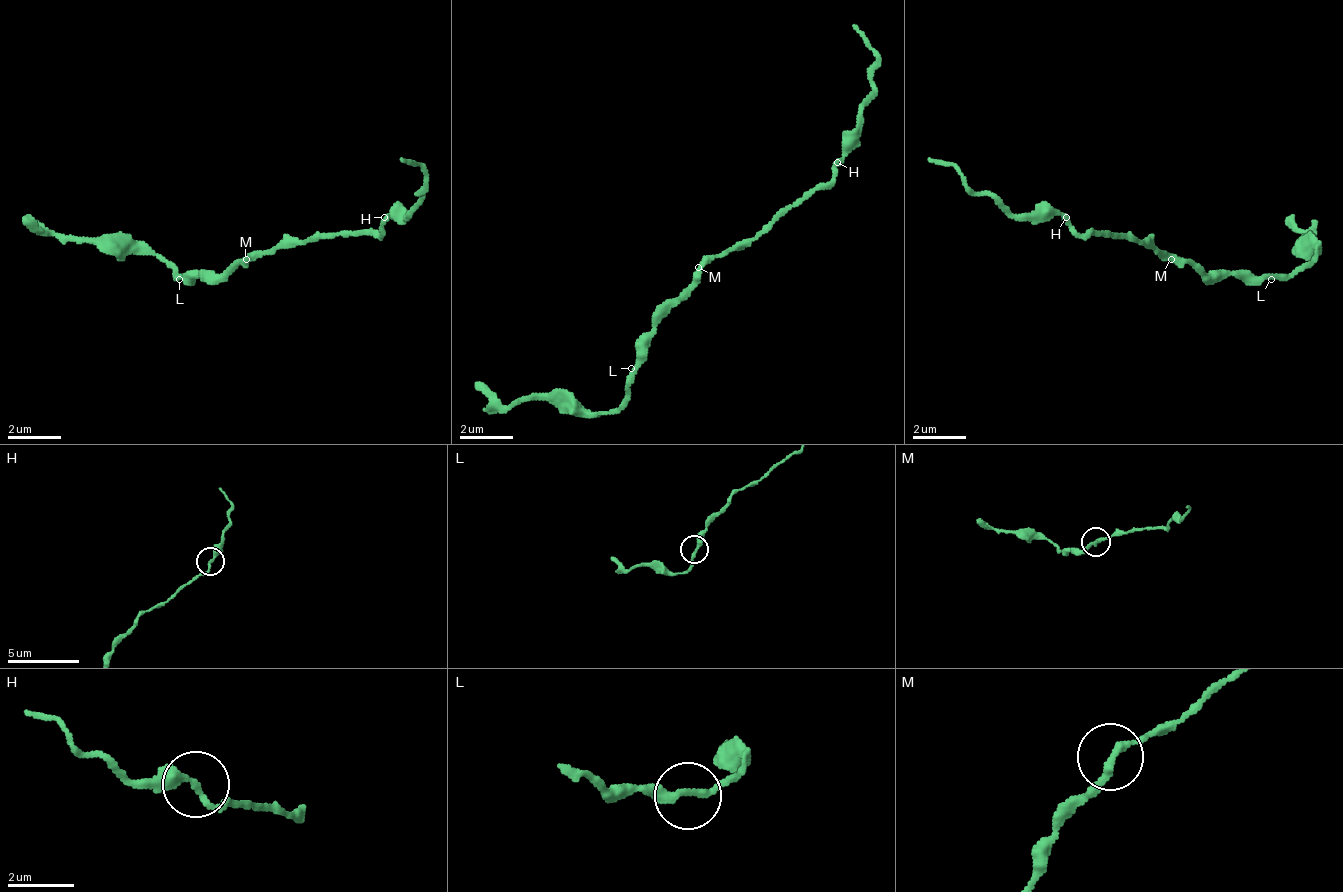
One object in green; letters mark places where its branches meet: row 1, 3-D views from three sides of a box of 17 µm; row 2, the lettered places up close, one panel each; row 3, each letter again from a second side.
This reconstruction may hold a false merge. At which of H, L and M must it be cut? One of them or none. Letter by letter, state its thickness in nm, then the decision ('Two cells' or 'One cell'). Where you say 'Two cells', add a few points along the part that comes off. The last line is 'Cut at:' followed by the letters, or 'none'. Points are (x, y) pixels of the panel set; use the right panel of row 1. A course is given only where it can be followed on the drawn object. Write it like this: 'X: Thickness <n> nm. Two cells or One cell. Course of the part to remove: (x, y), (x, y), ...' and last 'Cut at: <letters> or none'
H: Thickness 240 nm. One cell
L: Thickness 240 nm. One cell
M: Thickness 240 nm. One cell
Cut at: none

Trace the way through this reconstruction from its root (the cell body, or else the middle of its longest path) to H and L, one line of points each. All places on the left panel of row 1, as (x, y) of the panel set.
H: (252, 252), (272, 252), (279, 246), (306, 246), (312, 239), (332, 239), (339, 232), (379, 232), (386, 219)
L: (252, 252), (219, 272), (199, 272), (192, 279), (179, 279)

